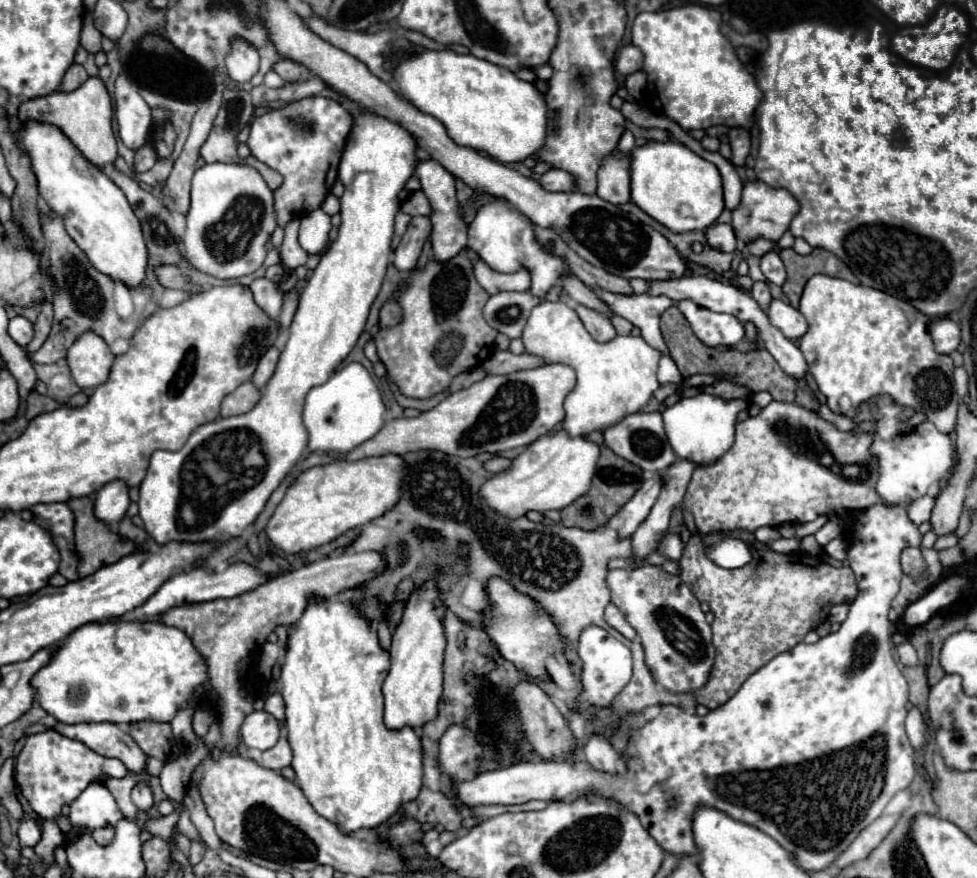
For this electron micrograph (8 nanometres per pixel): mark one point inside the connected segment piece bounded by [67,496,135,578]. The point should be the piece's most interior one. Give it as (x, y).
(96, 545)

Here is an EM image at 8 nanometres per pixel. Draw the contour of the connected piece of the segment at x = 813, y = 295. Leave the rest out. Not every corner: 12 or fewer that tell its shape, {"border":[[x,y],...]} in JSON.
{"border":[[815,274],[801,352],[835,414],[891,396],[951,434],[929,318]]}

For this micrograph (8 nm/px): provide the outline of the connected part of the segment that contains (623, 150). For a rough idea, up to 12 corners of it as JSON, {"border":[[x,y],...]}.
{"border":[[625,130],[617,144],[619,154],[635,148],[633,132]]}

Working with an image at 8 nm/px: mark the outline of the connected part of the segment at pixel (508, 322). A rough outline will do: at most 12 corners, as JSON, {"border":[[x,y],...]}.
{"border":[[499,292],[485,304],[485,320],[509,338],[521,338],[541,300]]}

